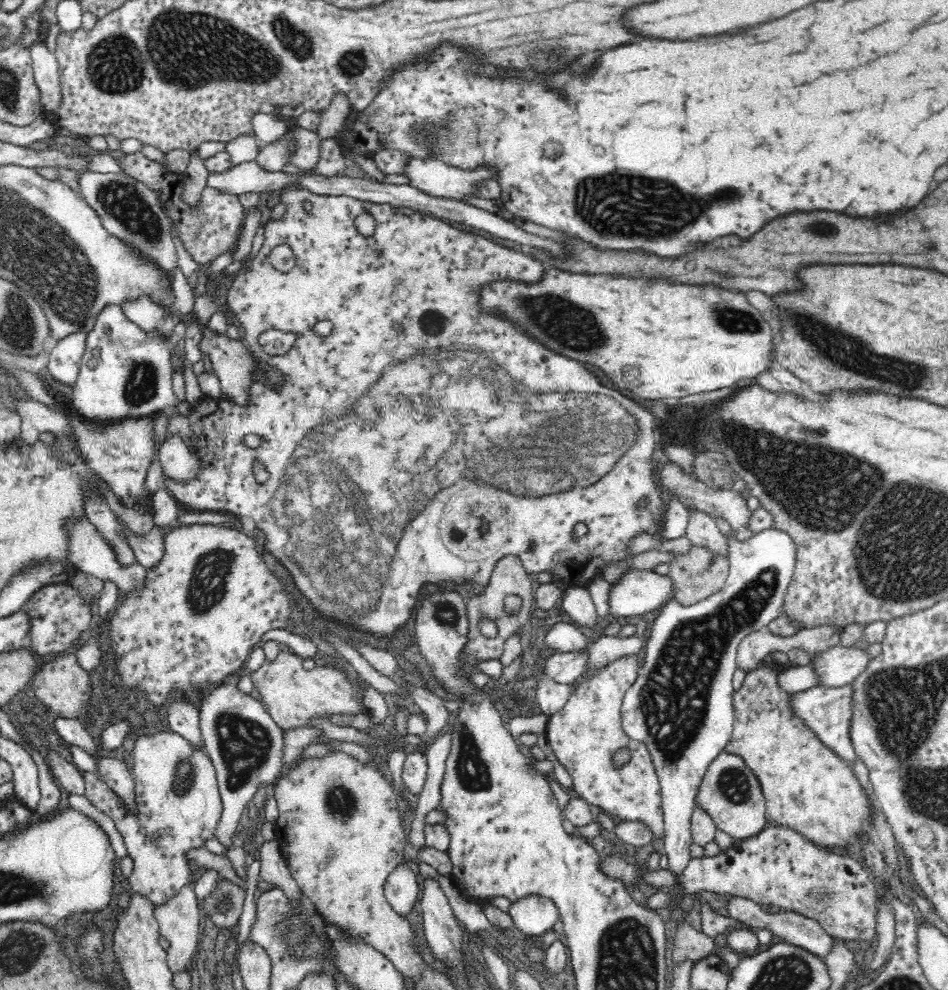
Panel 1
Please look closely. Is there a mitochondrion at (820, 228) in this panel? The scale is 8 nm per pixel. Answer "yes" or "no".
yes

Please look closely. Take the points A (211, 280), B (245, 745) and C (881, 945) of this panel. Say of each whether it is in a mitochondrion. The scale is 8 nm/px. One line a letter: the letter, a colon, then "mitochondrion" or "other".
A: other
B: mitochondrion
C: other

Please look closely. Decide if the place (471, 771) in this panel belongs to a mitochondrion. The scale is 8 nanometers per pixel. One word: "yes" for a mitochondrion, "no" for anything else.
yes

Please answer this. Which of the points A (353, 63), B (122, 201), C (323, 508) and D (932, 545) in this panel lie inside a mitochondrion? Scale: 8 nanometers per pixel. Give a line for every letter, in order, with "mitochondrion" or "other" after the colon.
A: mitochondrion
B: mitochondrion
C: mitochondrion
D: mitochondrion

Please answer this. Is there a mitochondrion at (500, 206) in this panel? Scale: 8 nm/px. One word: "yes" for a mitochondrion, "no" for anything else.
no

